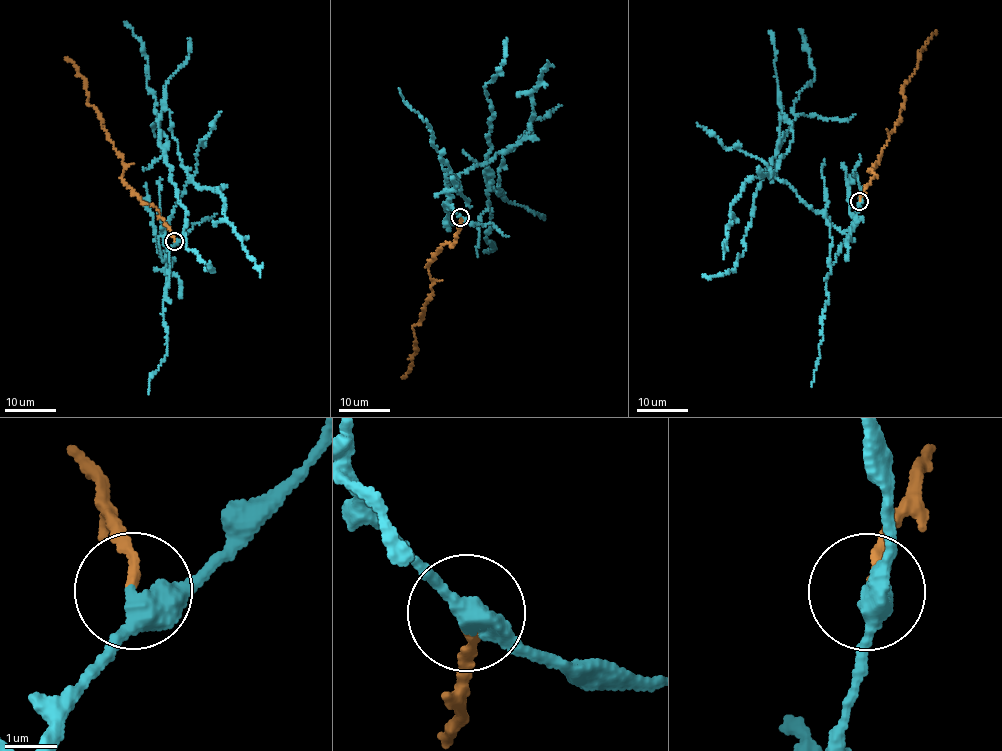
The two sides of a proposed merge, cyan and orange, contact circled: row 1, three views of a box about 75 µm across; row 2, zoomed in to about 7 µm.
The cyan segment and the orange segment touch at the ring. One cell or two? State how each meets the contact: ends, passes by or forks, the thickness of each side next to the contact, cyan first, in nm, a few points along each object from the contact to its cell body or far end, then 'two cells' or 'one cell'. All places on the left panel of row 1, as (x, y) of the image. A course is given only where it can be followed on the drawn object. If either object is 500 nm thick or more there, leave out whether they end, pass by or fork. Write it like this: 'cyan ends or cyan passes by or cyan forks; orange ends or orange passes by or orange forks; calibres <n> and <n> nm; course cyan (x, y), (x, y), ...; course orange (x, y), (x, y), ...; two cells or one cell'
cyan passes by; orange ends; calibres 400 and 170 nm; course cyan (173, 241), (164, 261), (158, 238), (189, 174), (164, 100), (159, 146), (186, 248), (210, 270), (210, 261); course orange (173, 240), (154, 207), (121, 178), (126, 167), (100, 114), (88, 105), (86, 80), (64, 58); two cells

